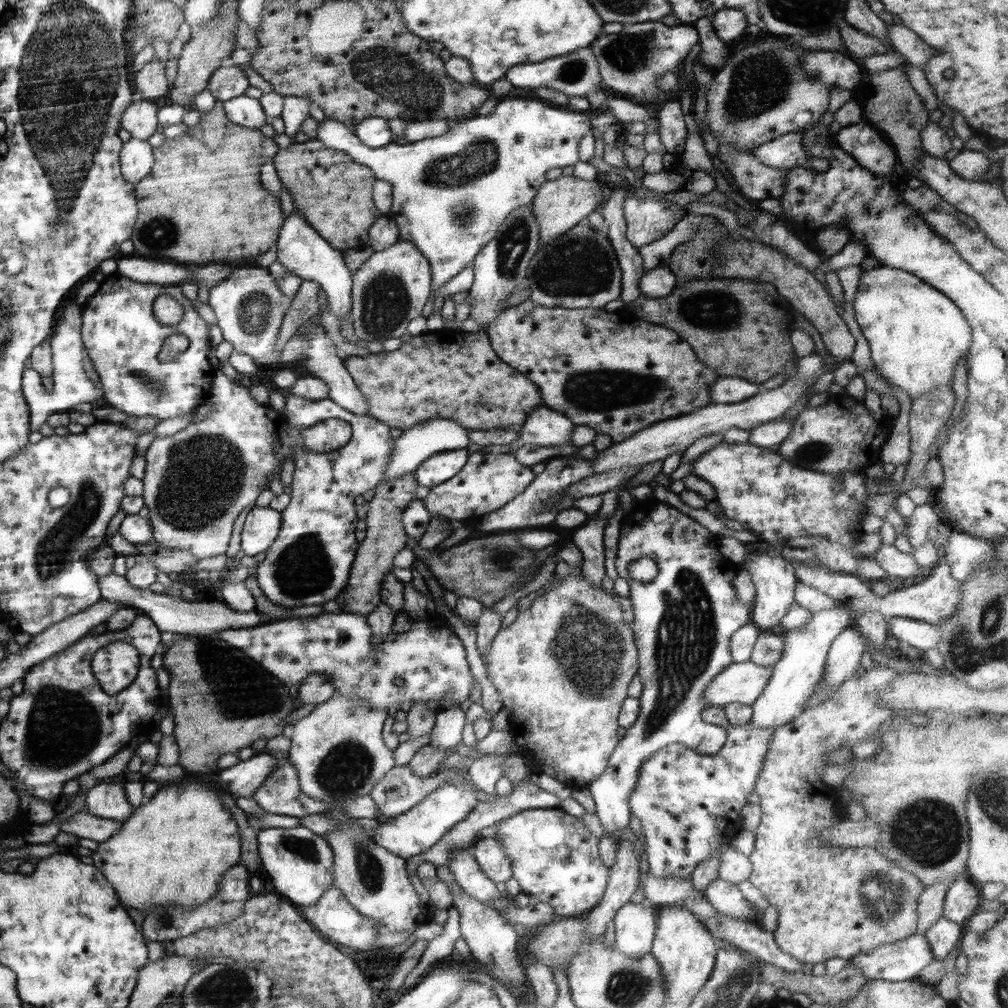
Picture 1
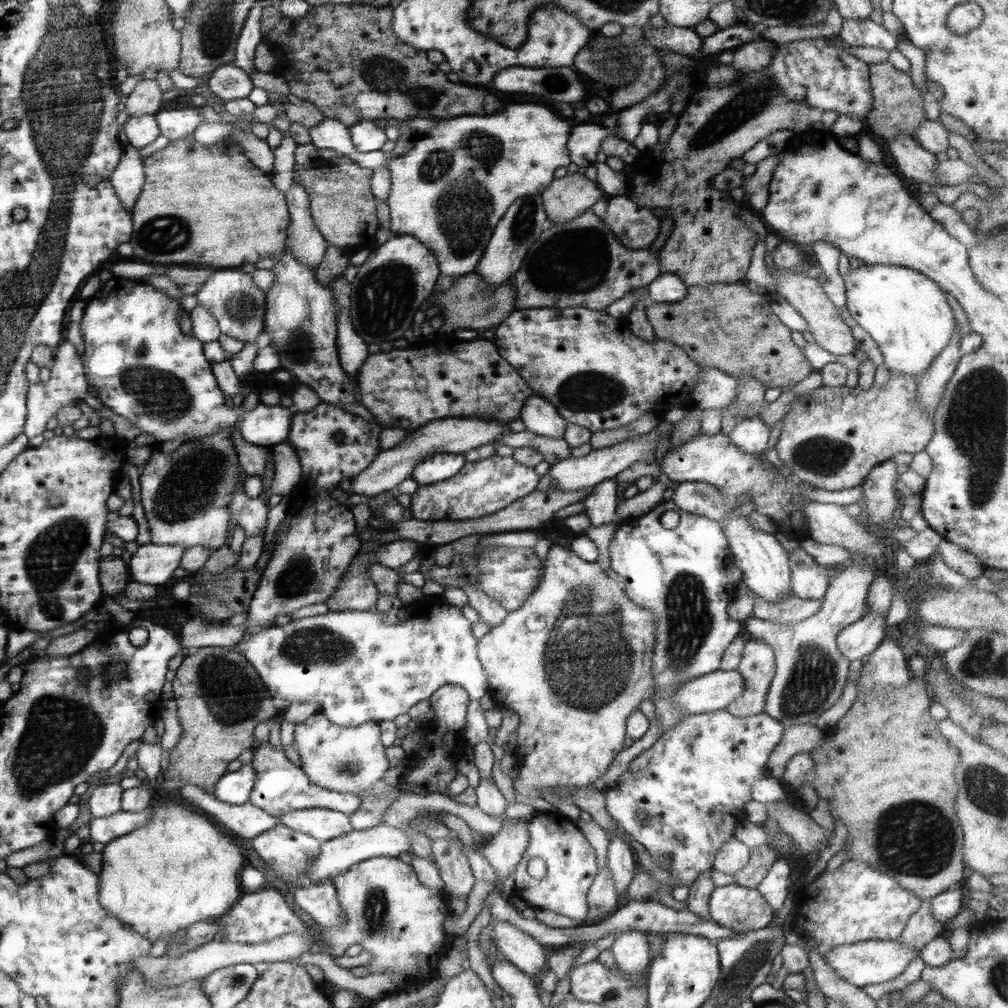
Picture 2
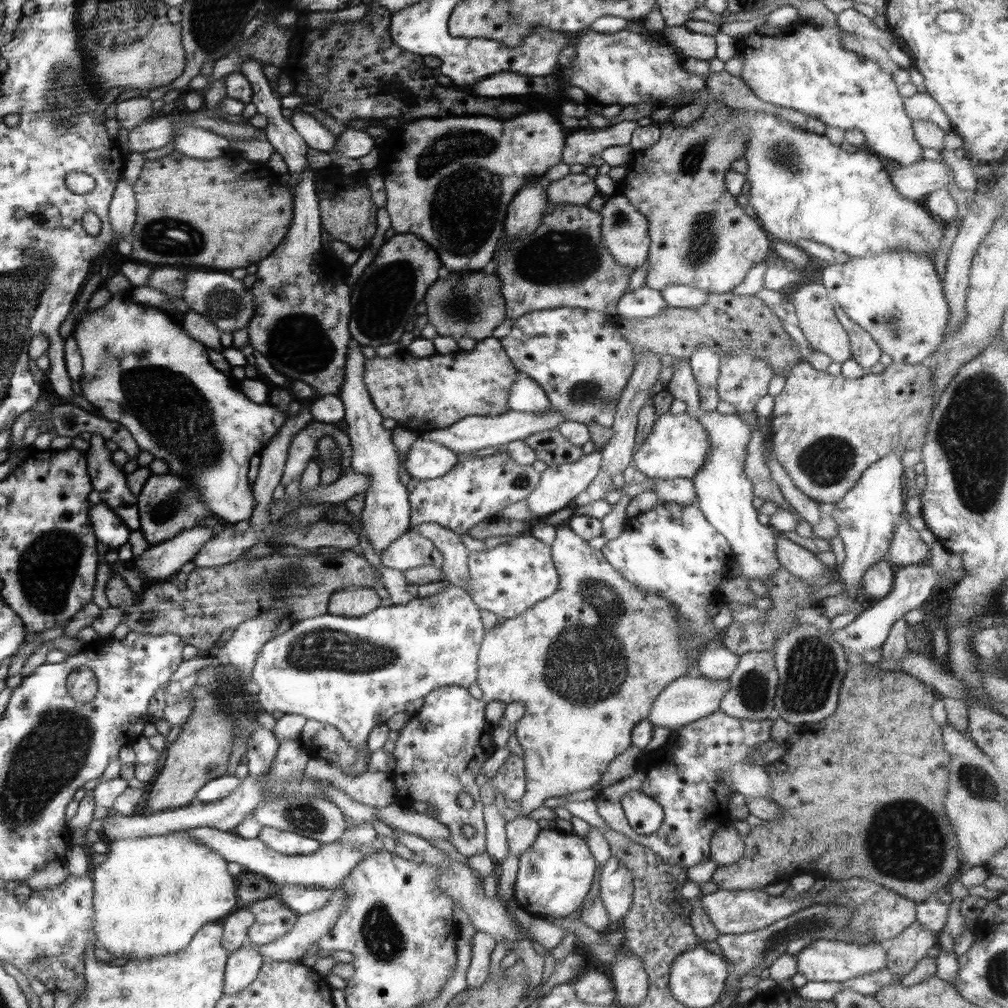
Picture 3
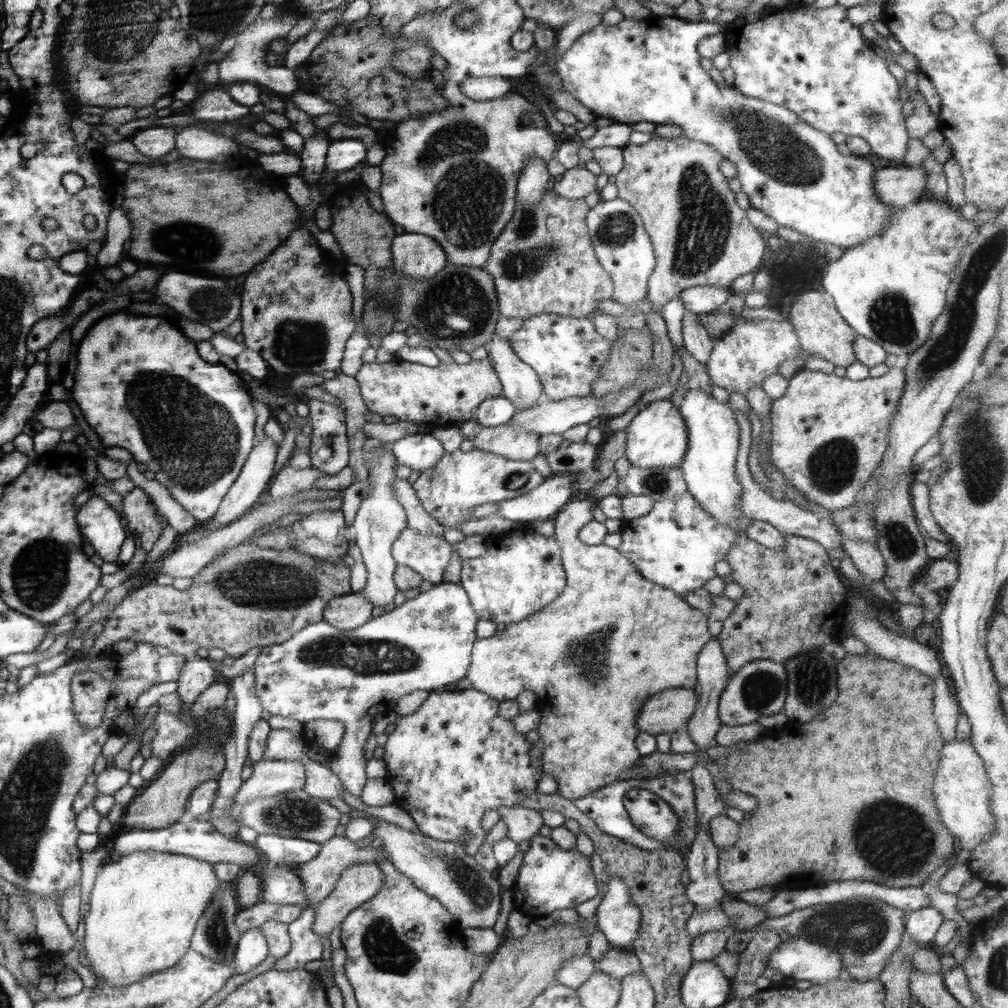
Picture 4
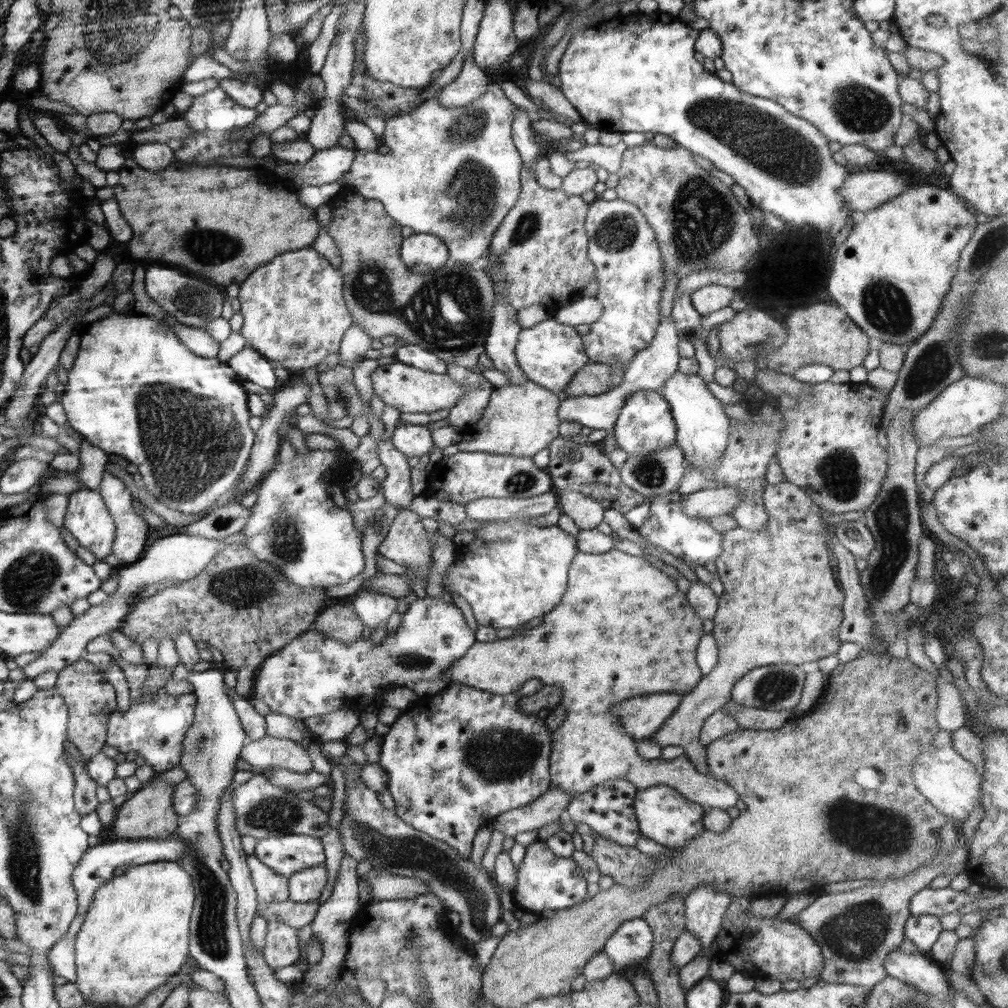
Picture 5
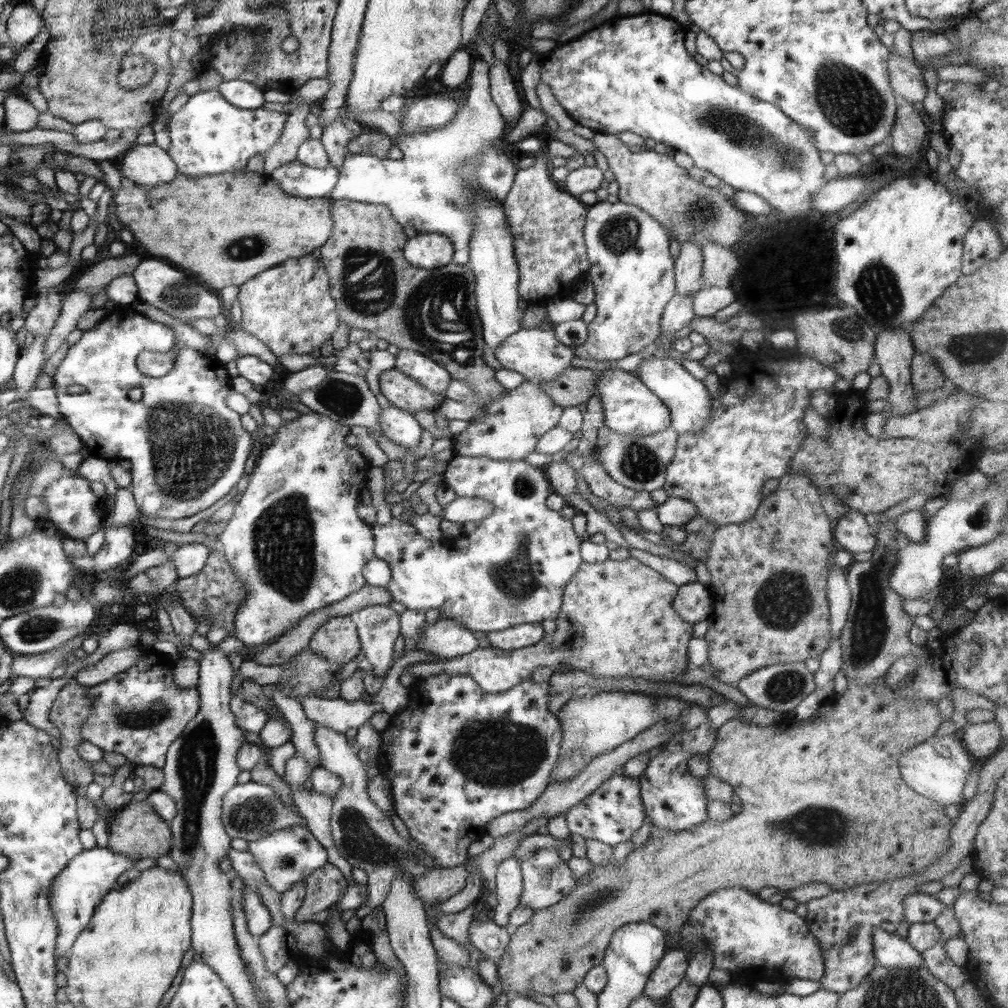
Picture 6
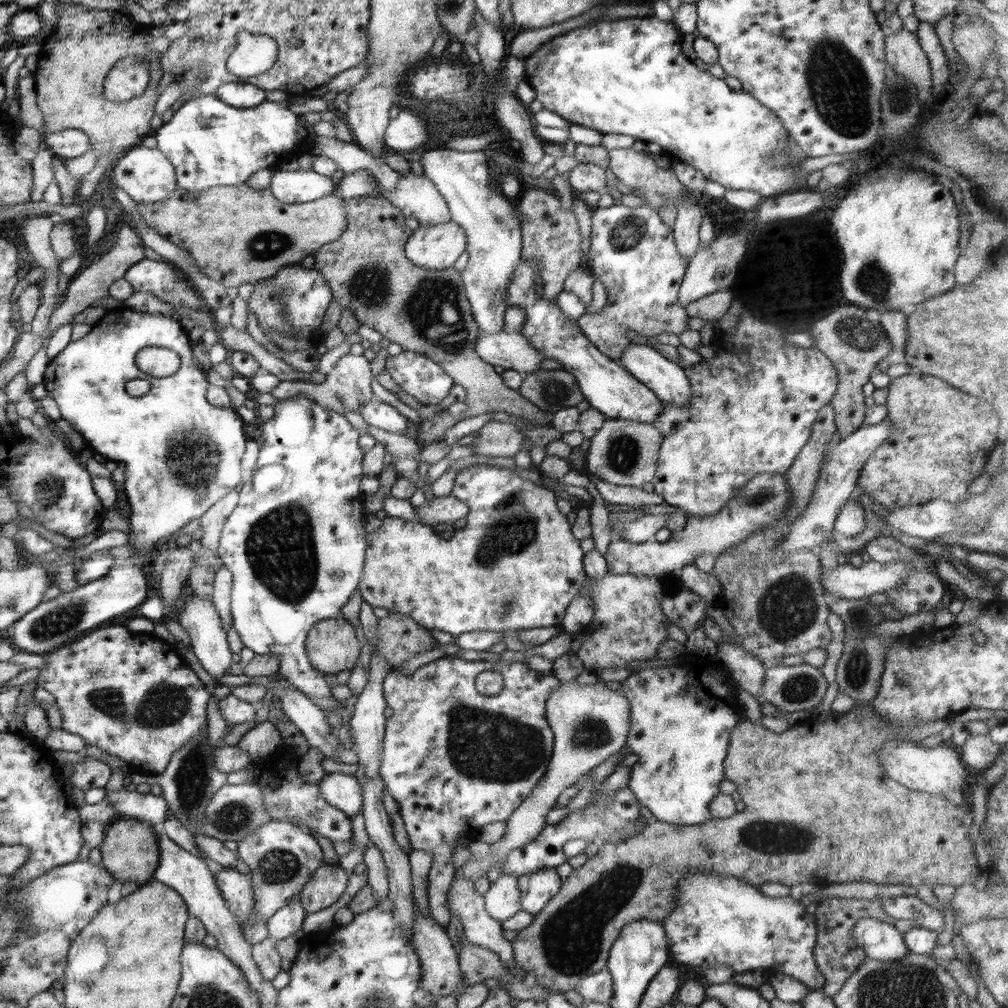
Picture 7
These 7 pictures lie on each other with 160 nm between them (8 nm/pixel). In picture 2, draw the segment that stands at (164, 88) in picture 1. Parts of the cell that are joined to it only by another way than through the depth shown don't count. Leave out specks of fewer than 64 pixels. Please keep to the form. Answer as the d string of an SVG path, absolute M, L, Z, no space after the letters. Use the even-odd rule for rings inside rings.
M156 79L138 80L134 91L126 97L126 110L133 114L153 114L164 108L162 90Z

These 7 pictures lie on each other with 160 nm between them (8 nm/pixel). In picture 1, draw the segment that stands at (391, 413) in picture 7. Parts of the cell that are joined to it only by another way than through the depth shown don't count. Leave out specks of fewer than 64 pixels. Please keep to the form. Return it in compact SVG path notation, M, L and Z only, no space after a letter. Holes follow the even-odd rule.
M467 449L441 452L430 456L413 473L422 486L438 486L454 478L464 468L469 454Z

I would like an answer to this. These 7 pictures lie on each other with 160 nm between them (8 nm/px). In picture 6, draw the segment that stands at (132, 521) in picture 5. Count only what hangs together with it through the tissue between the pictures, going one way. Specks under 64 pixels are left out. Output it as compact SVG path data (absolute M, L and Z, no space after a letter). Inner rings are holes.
M90 455L84 457L77 473L86 480L90 480L91 483L96 482L105 486L107 511L112 512L115 505L115 494L118 492L119 486L110 475L109 460ZM108 525L104 532L102 548L94 555L94 574L99 570L110 570L125 564L134 554L135 536L132 526Z

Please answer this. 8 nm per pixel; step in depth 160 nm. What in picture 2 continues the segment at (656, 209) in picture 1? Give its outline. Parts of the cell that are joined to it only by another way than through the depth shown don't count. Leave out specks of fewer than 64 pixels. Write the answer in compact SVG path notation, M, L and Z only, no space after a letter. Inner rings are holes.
M628 194L608 198L603 221L628 250L646 250L659 234L661 222L646 207L634 202Z

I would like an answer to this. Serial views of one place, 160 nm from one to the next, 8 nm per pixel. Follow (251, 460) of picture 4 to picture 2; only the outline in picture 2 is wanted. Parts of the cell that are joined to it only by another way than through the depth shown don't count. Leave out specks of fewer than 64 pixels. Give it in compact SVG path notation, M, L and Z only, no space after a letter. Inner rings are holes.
M144 544L138 548L138 551L132 554L129 568L130 580L140 584L151 584L154 586L169 586L169 579L172 578L174 570L178 568L180 559L184 554L183 546Z

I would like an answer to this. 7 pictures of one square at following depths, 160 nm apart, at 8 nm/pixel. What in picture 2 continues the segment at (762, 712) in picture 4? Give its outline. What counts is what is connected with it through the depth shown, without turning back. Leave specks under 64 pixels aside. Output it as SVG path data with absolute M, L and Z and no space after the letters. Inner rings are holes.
M750 638L737 669L745 678L746 690L725 709L740 718L762 713L768 687L775 675L774 649L760 639Z

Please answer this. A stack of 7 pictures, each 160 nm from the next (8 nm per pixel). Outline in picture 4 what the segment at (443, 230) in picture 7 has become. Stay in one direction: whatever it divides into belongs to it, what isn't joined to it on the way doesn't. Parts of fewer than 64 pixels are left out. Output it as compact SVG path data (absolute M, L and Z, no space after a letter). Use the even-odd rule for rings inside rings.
M402 233L390 245L392 269L412 279L432 279L449 263L447 253L430 236Z

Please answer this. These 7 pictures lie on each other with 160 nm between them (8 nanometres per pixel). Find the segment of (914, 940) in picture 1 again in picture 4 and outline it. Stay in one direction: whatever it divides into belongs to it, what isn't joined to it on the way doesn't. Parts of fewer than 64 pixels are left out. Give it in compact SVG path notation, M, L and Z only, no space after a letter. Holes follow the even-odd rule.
M792 936L786 943L780 943L777 950L770 953L768 967L775 968L785 977L797 980L809 980L812 984L824 984L842 978L847 978L842 955L836 949L823 944L810 942L799 936Z

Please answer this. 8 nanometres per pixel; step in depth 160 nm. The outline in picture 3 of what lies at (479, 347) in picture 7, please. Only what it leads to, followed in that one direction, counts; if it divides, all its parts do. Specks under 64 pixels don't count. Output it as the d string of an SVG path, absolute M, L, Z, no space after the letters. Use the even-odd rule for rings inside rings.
M562 307L528 312L514 320L510 334L500 338L500 342L513 368L540 385L548 396L551 408L557 410L566 421L587 425L595 422L611 428L615 421L616 401L622 397L635 367L634 347L618 332L616 323L609 321L603 312L582 309Z

